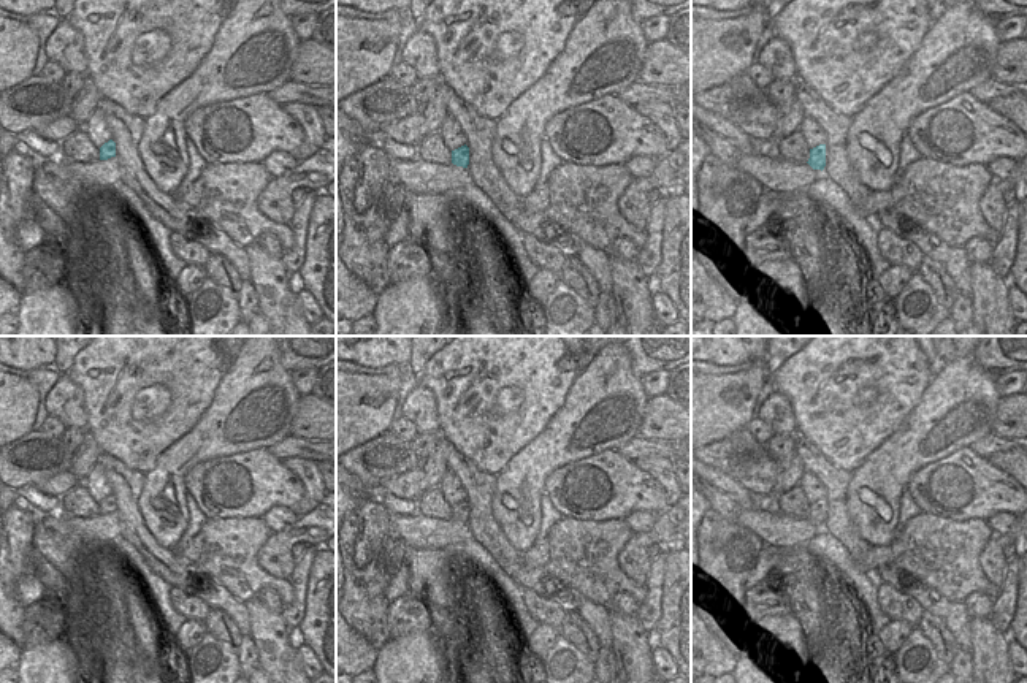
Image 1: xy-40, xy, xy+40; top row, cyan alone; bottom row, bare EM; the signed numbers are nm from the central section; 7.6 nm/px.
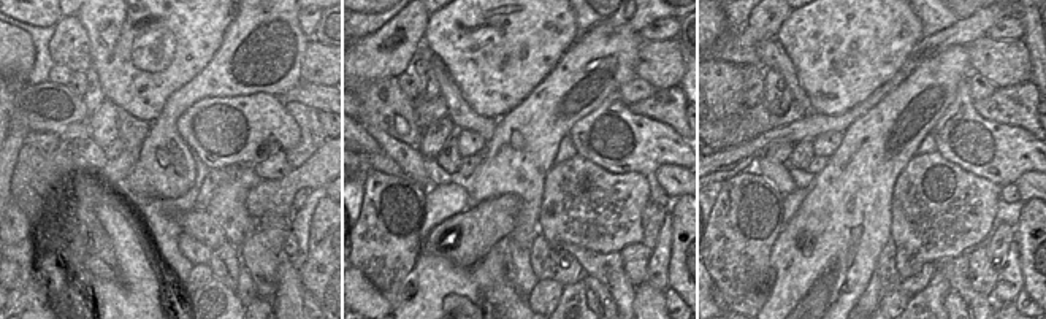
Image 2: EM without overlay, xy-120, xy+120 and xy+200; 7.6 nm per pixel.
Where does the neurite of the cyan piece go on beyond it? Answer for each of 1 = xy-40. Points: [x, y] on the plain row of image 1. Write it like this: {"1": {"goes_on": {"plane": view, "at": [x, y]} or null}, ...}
{"1": {"goes_on": null}}

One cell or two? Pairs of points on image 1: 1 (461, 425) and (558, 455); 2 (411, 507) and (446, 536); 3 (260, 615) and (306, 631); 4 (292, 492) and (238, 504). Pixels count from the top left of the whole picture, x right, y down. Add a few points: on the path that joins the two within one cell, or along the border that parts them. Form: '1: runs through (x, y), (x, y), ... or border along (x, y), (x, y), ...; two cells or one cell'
1: border along (550, 417), (547, 425), (500, 471); two cells
2: border along (417, 512), (390, 515); two cells
3: border along (293, 631), (298, 641); two cells
4: runs through (279, 492), (251, 492); one cell

